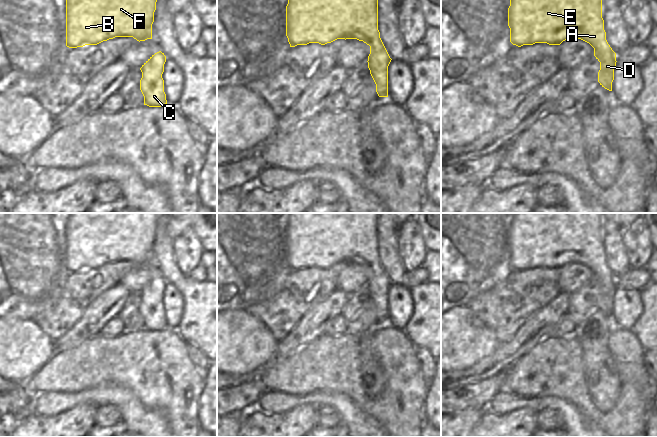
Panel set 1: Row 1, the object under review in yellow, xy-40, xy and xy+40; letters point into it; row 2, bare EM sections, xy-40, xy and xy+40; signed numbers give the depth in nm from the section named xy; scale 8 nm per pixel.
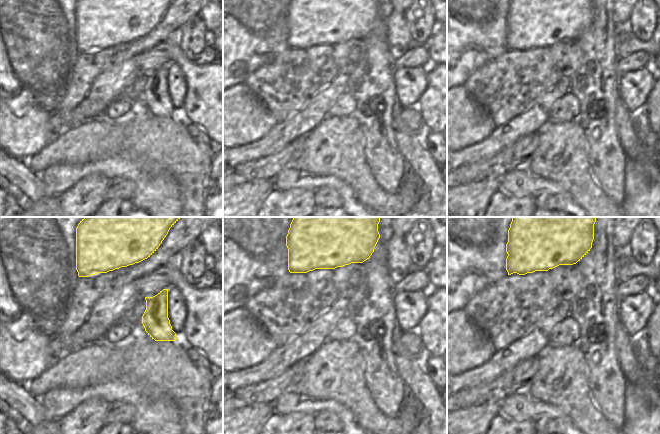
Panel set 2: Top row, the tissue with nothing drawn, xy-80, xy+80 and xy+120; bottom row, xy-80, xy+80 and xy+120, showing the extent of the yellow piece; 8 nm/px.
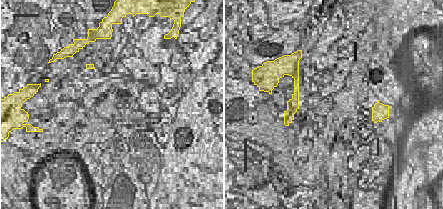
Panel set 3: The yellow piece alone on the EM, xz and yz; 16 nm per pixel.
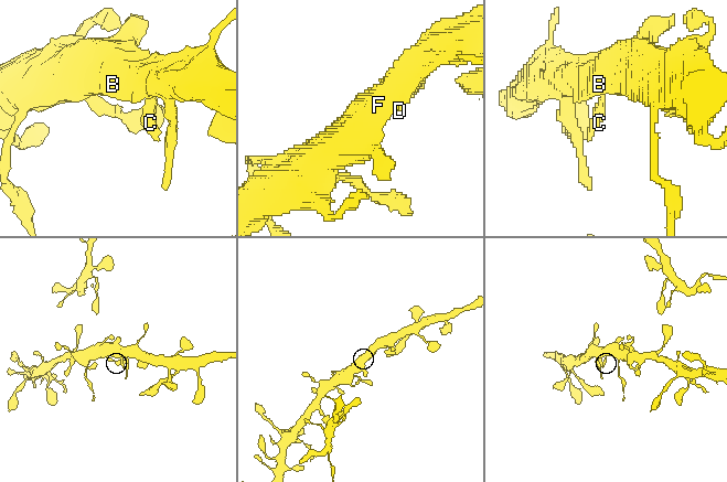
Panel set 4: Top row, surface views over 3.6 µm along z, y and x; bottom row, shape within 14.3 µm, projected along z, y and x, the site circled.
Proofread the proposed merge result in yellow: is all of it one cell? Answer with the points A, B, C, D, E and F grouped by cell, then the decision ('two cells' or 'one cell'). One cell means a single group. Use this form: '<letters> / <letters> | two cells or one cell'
A B C D E F | one cell

